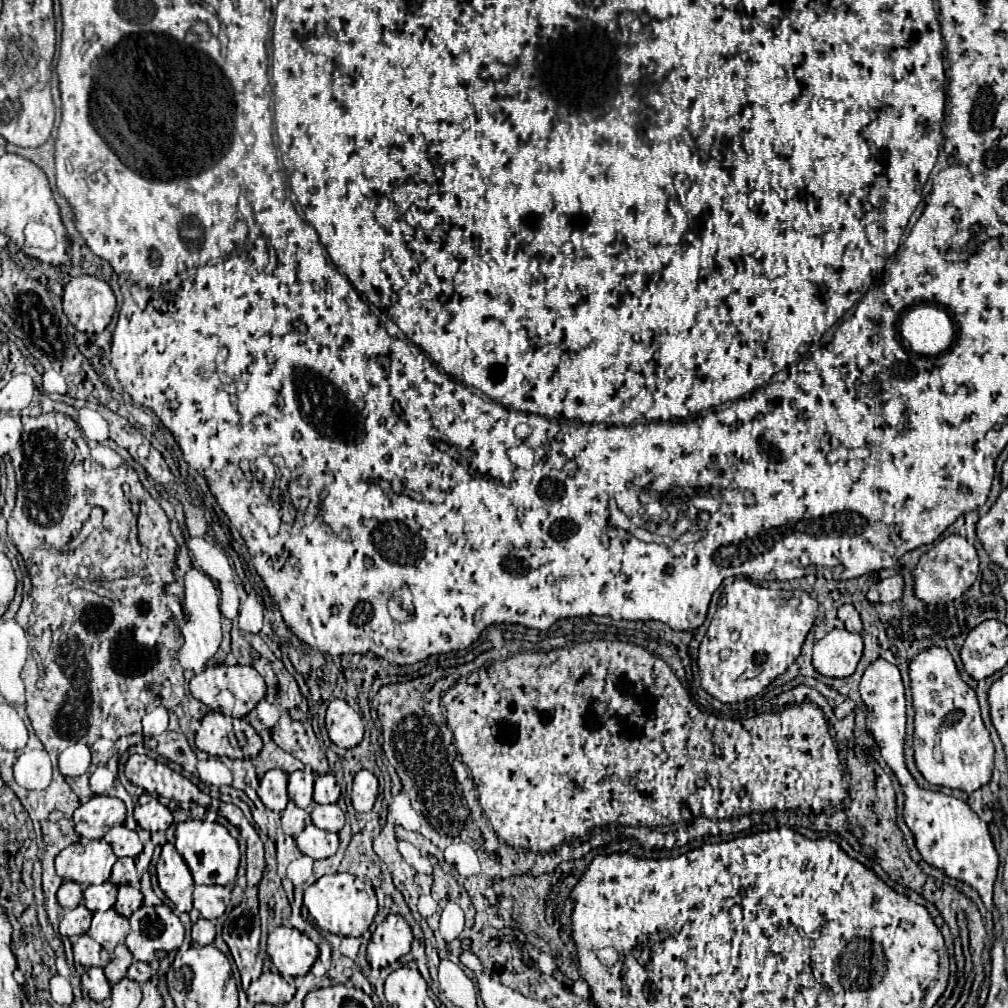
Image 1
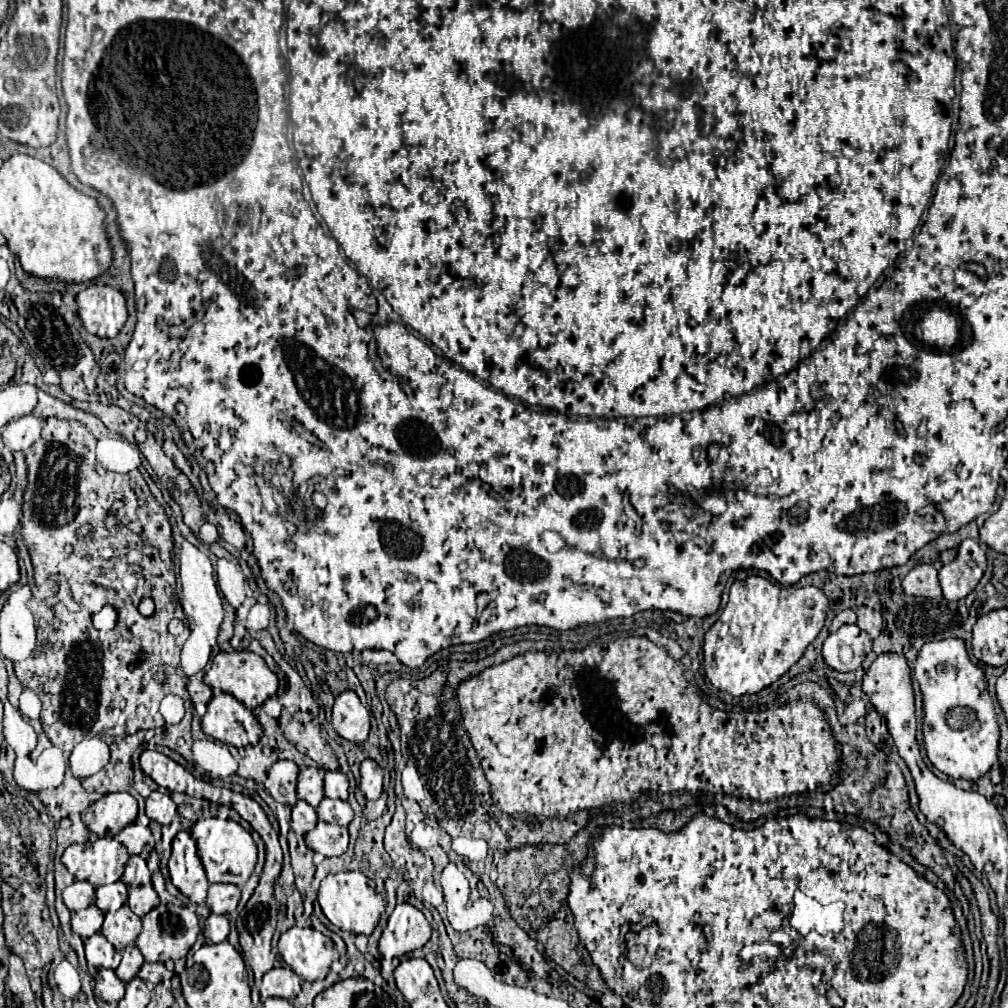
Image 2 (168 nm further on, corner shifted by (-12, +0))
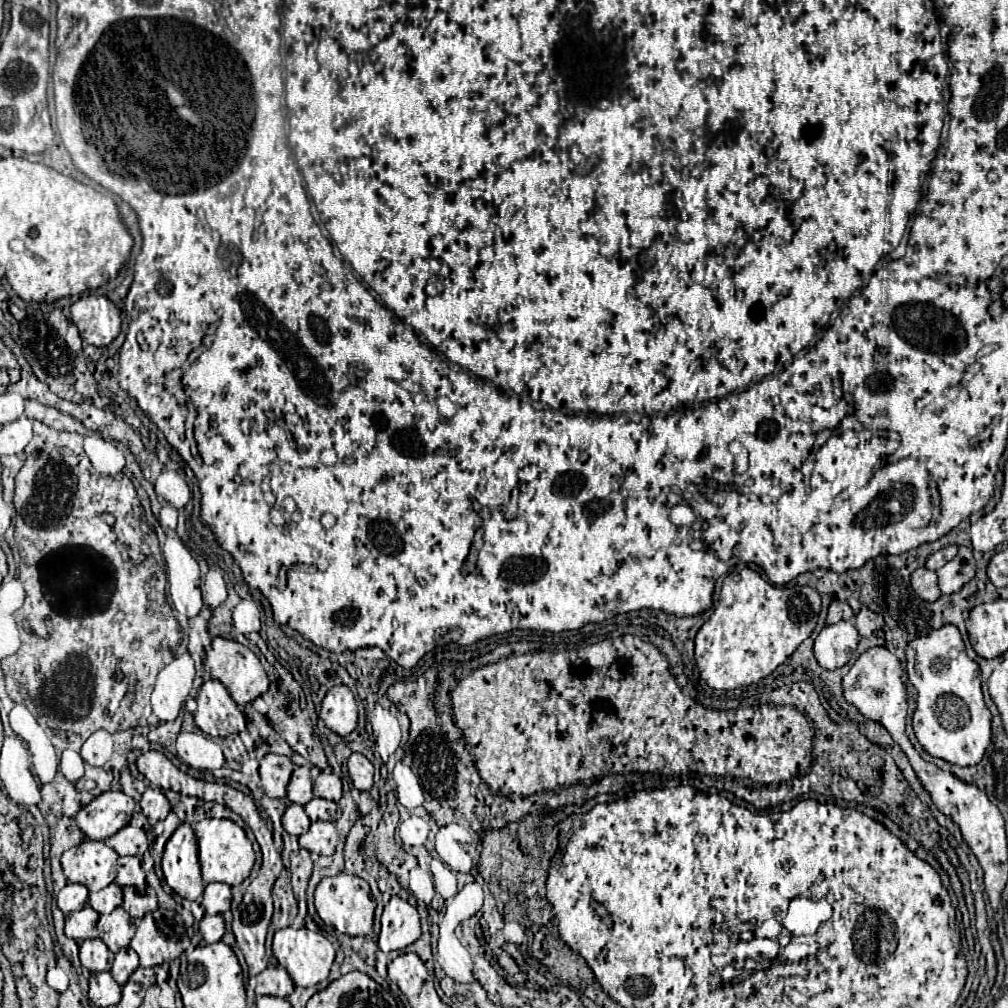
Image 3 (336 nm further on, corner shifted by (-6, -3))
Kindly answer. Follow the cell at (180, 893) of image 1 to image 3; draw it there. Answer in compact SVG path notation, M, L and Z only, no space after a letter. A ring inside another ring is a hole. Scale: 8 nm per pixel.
M182 823L174 835L168 839L162 857L162 871L166 883L184 899L200 901L204 891L204 881L198 865L198 845L196 835L190 825Z

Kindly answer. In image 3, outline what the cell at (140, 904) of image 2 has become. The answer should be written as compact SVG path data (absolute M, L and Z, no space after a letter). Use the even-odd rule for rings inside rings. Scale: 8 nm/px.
M144 883L144 885L132 885L132 887L122 887L124 889L124 903L122 907L130 917L144 917L146 913L152 913L158 907L156 893L154 889Z

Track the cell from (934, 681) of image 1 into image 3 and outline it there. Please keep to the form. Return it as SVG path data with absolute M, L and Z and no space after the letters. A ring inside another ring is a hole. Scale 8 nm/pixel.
M944 625L926 637L908 643L906 673L918 691L914 711L914 733L932 757L944 759L958 767L978 765L990 745L990 711L984 705L980 689L980 667L964 649L960 631Z

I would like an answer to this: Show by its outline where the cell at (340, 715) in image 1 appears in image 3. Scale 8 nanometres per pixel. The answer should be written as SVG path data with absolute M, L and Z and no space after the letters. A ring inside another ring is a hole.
M336 685L326 693L322 701L320 719L330 731L338 733L340 737L350 735L356 729L358 705L354 701L352 691L346 685Z

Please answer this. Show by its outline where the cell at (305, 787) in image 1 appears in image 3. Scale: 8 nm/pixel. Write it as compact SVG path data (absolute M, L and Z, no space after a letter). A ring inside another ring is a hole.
M294 767L292 779L286 789L286 797L292 803L306 805L314 795L312 795L312 779L310 779L310 767Z

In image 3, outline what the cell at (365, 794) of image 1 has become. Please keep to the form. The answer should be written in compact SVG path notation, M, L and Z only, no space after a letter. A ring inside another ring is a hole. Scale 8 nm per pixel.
M360 753L350 755L348 773L350 773L350 779L352 779L352 783L358 791L370 791L372 777L374 777L374 767L364 755L360 755Z

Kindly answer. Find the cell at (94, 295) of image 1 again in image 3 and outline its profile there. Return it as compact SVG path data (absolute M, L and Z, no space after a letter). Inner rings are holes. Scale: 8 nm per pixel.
M84 295L70 307L70 321L78 327L80 337L96 347L110 345L120 333L120 311L106 297Z

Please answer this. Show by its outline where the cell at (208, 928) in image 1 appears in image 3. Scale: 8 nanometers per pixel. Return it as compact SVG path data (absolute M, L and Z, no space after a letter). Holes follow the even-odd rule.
M204 915L200 921L200 935L206 943L216 943L224 935L224 919L222 915Z

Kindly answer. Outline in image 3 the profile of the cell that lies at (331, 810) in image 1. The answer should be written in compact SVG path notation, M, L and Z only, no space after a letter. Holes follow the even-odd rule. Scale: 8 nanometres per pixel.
M314 797L308 805L304 805L310 821L336 821L340 817L340 809L334 801L328 801L328 799L320 799L320 797Z

